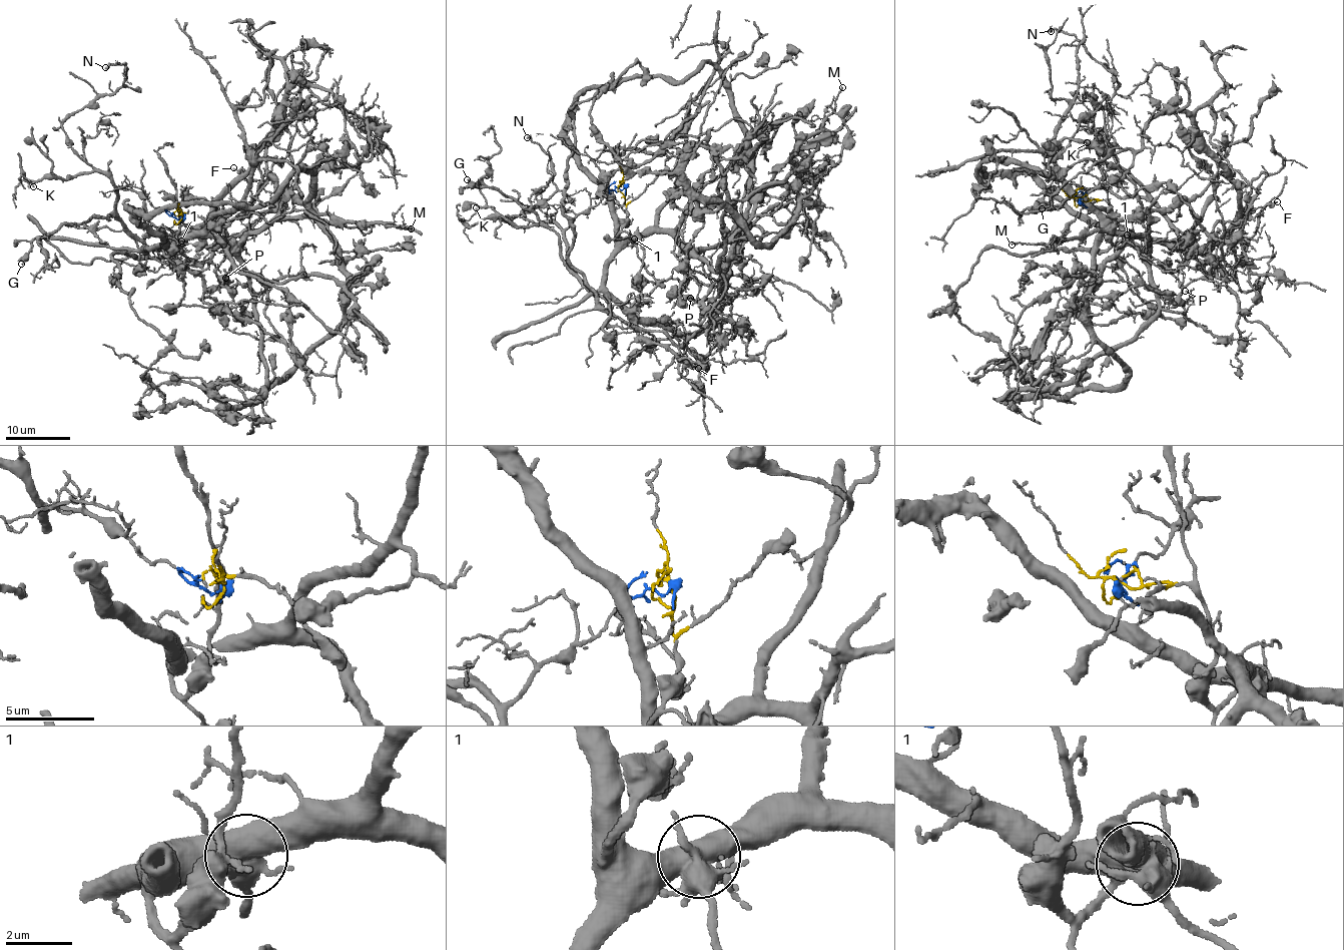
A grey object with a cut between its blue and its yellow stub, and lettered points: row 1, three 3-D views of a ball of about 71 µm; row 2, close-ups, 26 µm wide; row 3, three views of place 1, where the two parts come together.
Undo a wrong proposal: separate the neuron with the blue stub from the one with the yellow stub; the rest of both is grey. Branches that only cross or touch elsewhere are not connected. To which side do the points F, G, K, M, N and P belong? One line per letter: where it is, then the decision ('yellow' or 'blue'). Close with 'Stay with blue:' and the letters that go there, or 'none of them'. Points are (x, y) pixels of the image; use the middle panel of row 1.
F: (698, 368) | blue
G: (467, 179) | blue
K: (476, 207) | blue
M: (842, 87) | yellow
N: (527, 137) | blue
P: (690, 298) | yellow
Stay with blue: F, G, K, N

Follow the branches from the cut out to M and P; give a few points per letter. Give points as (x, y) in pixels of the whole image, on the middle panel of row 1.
M: (624, 185), (622, 238), (669, 231), (683, 246), (724, 245), (773, 173), (820, 129), (842, 87)
P: (624, 185), (627, 226), (618, 234), (677, 227), (674, 253), (699, 287), (690, 298)

